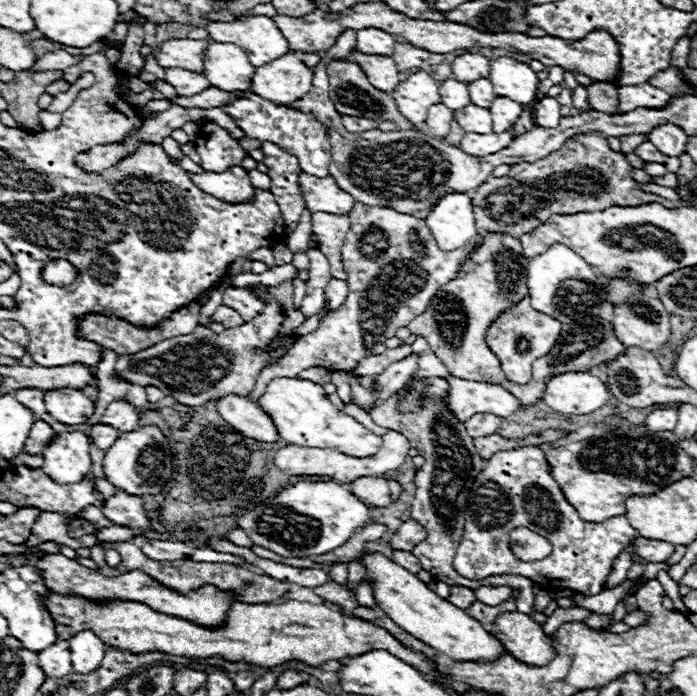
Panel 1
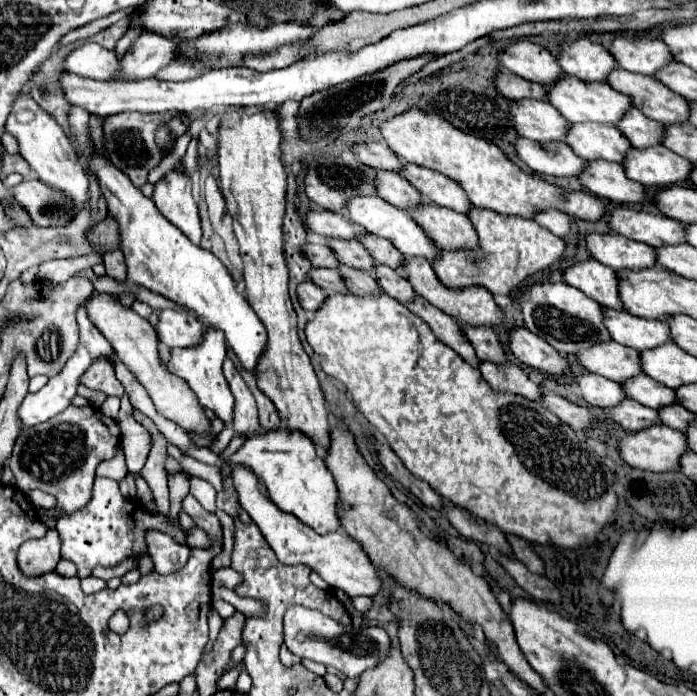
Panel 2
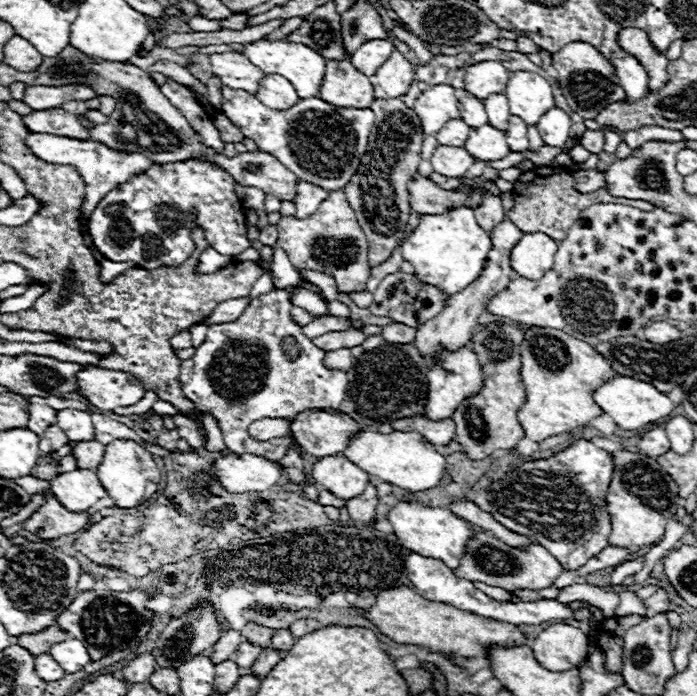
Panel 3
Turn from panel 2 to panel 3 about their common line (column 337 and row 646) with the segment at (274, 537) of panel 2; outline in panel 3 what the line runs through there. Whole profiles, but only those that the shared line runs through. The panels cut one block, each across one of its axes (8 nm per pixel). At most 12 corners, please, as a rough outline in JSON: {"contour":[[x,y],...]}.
{"contour":[[552,624],[532,642],[548,670],[580,666],[588,636],[570,624]]}

